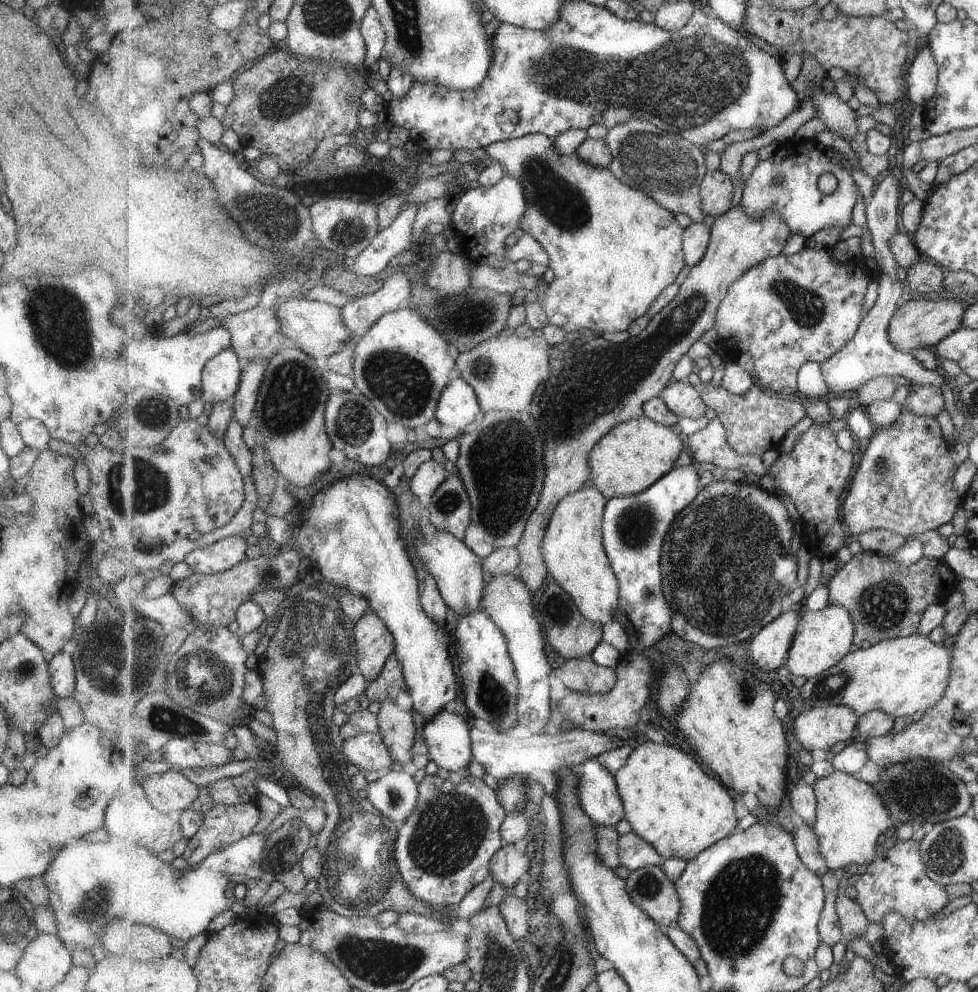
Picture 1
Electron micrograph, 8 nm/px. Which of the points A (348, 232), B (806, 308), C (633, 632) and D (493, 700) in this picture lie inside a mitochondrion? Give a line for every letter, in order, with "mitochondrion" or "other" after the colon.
A: mitochondrion
B: mitochondrion
C: other
D: mitochondrion

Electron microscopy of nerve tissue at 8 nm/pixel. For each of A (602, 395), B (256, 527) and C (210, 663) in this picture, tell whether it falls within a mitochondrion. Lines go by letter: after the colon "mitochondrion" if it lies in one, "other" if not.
A: mitochondrion
B: other
C: mitochondrion

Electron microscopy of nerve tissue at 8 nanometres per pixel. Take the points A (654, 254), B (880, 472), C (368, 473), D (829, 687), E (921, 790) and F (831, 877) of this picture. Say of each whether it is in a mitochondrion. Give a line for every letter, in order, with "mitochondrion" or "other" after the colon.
A: other
B: mitochondrion
C: other
D: mitochondrion
E: mitochondrion
F: other

